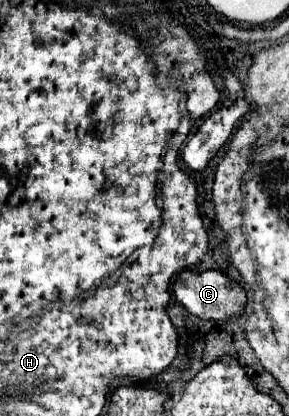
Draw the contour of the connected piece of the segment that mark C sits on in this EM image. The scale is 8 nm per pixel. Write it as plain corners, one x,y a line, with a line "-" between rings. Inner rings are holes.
184,269
178,279
172,285
174,297
178,299
178,303
182,303
192,315
200,317
200,319
228,319
228,317
236,317
244,311
246,305
246,293
244,289
234,283
226,273
222,271
192,271
192,269

